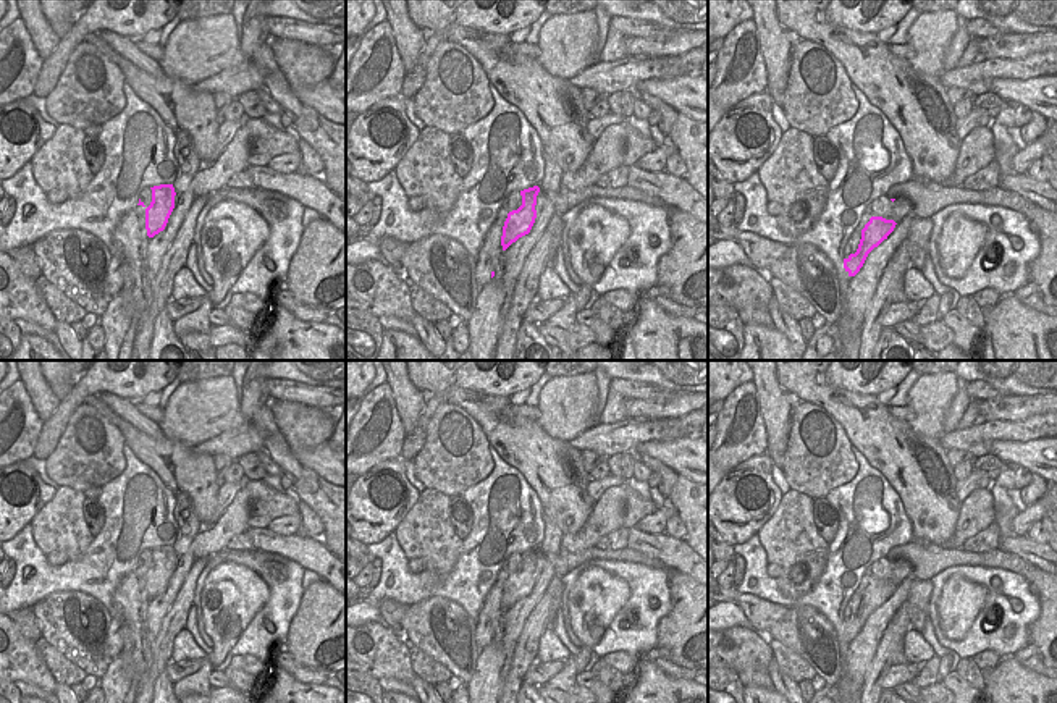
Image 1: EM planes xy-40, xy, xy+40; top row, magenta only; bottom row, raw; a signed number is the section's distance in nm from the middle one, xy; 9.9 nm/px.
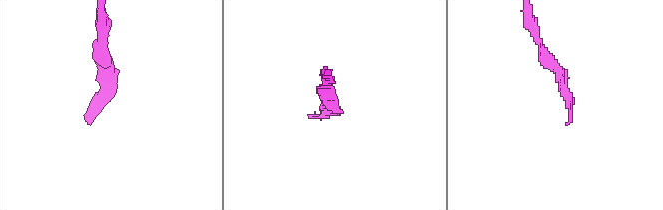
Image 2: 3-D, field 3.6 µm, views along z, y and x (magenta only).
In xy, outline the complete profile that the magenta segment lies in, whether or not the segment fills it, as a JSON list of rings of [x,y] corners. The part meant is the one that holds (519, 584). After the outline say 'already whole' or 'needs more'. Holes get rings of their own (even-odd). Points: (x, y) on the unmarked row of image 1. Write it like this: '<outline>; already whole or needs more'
[[[538,548],[520,553],[522,567],[509,574],[506,567],[498,572],[498,580],[485,598],[475,622],[475,643],[478,655],[491,643],[495,635],[501,630],[503,614],[519,600],[530,595],[537,580],[537,558]]]; needs more

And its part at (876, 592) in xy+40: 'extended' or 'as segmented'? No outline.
extended

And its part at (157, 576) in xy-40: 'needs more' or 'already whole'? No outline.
needs more

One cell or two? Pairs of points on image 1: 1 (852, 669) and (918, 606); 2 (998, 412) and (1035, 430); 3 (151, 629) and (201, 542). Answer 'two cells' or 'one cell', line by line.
1: two cells
2: two cells
3: two cells

